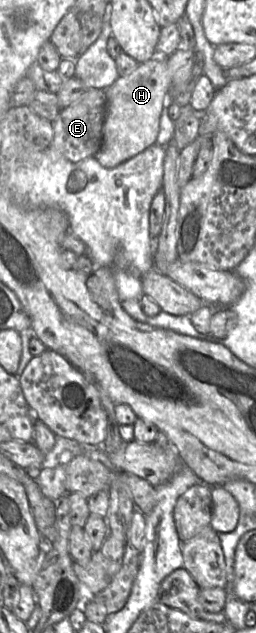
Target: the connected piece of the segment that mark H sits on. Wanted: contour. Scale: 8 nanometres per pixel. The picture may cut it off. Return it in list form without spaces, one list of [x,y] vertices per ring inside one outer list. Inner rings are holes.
[[[154,57],[118,79],[105,90],[107,99],[100,150],[94,158],[100,165],[112,169],[156,144],[160,116],[171,90],[167,57]]]

